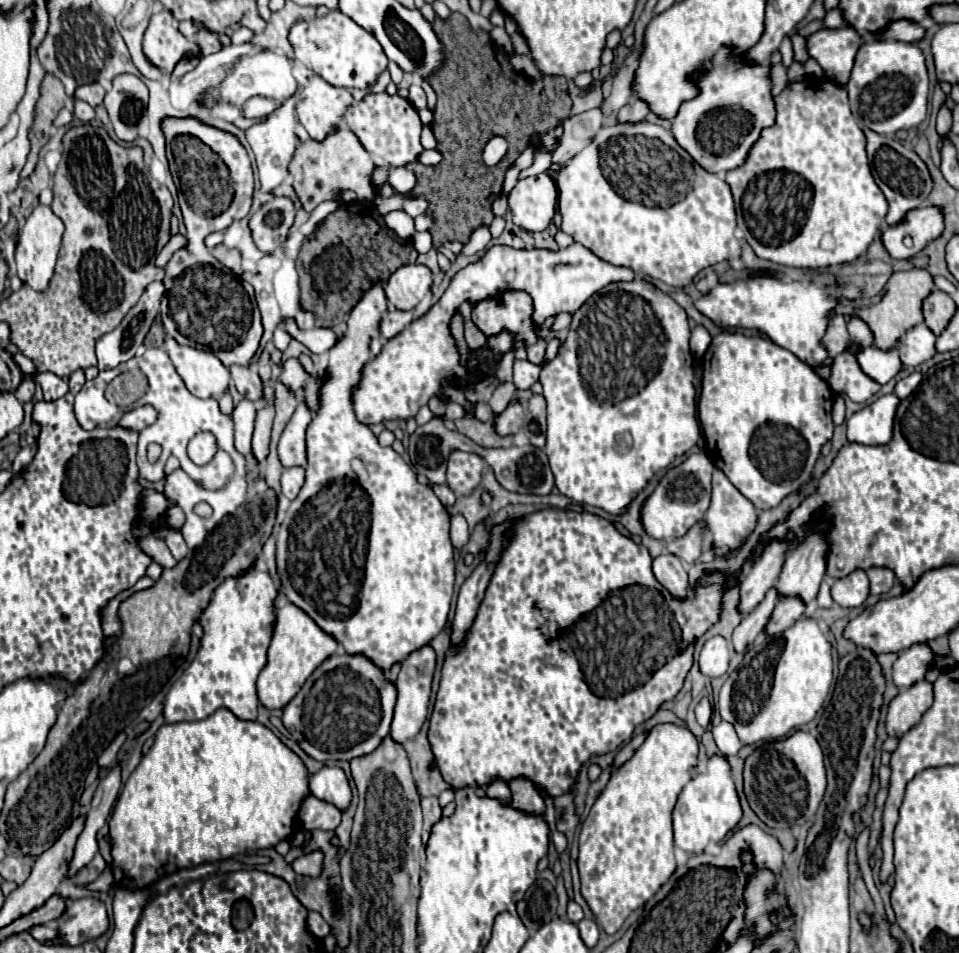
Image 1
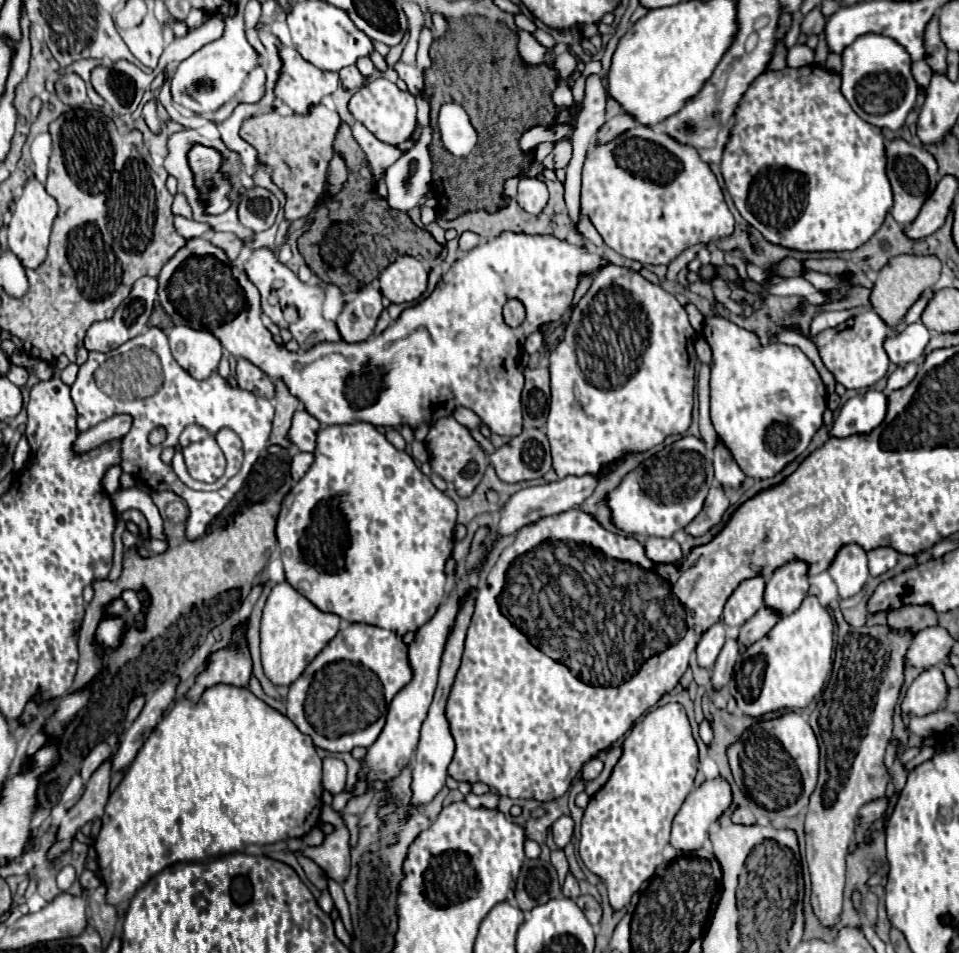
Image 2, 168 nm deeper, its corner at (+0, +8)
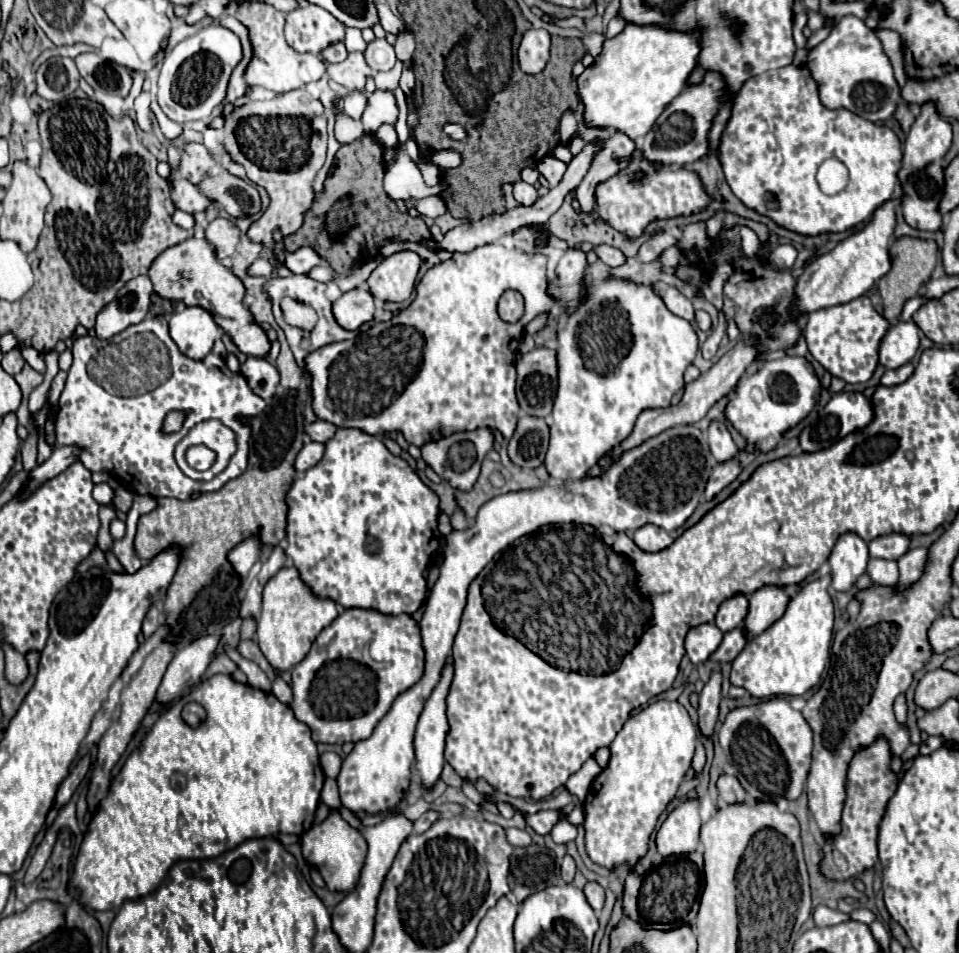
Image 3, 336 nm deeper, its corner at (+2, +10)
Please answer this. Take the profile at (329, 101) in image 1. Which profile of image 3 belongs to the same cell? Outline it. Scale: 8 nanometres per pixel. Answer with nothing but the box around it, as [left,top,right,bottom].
[237,1,325,95]

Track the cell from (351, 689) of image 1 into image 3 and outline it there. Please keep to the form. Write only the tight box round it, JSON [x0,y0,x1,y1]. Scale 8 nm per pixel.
[291,609,423,745]

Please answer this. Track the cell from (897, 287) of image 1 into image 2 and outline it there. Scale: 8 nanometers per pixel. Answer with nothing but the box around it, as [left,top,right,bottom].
[871,255,941,327]

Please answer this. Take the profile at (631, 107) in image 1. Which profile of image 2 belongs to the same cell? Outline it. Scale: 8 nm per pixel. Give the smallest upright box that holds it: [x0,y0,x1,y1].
[595,113,637,145]

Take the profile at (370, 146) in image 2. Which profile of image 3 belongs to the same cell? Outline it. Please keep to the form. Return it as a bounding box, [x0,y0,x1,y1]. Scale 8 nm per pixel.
[345,91,367,119]

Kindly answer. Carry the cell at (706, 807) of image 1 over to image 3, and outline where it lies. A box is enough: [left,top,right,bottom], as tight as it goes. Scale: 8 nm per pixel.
[657,799,699,855]

